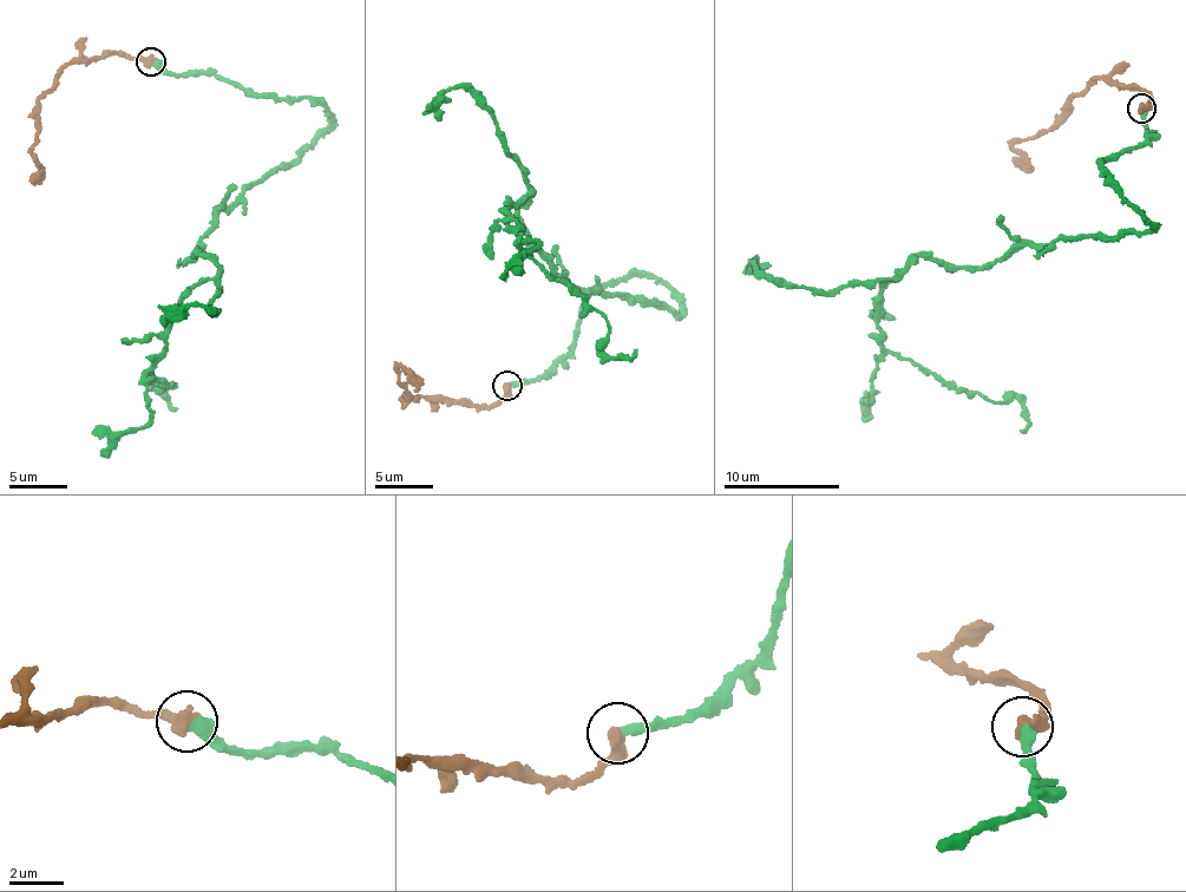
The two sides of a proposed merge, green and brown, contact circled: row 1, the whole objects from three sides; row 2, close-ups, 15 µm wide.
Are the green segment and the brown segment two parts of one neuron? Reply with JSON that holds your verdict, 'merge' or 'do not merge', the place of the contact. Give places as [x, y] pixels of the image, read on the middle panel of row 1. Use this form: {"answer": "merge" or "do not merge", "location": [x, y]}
{"answer": "merge", "location": [508, 385]}

